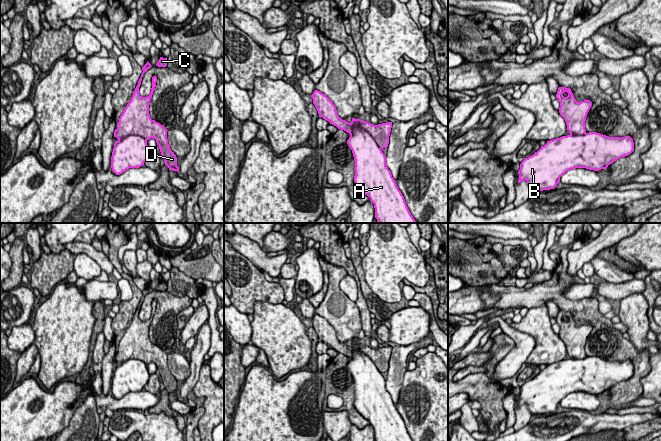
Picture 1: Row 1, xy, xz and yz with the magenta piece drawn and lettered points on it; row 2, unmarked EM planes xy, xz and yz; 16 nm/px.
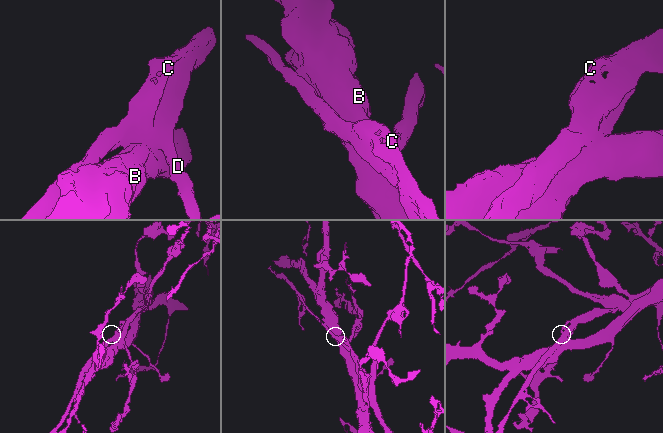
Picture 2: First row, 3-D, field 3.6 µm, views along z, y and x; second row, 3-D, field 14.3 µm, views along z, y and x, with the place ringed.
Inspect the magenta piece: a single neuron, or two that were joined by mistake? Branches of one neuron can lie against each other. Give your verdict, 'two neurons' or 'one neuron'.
two neurons

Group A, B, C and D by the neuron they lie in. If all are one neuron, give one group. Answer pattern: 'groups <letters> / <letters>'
groups A B / C D

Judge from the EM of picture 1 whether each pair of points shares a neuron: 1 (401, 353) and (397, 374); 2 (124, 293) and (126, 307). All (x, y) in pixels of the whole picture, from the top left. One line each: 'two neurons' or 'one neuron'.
1: one neuron
2: two neurons

